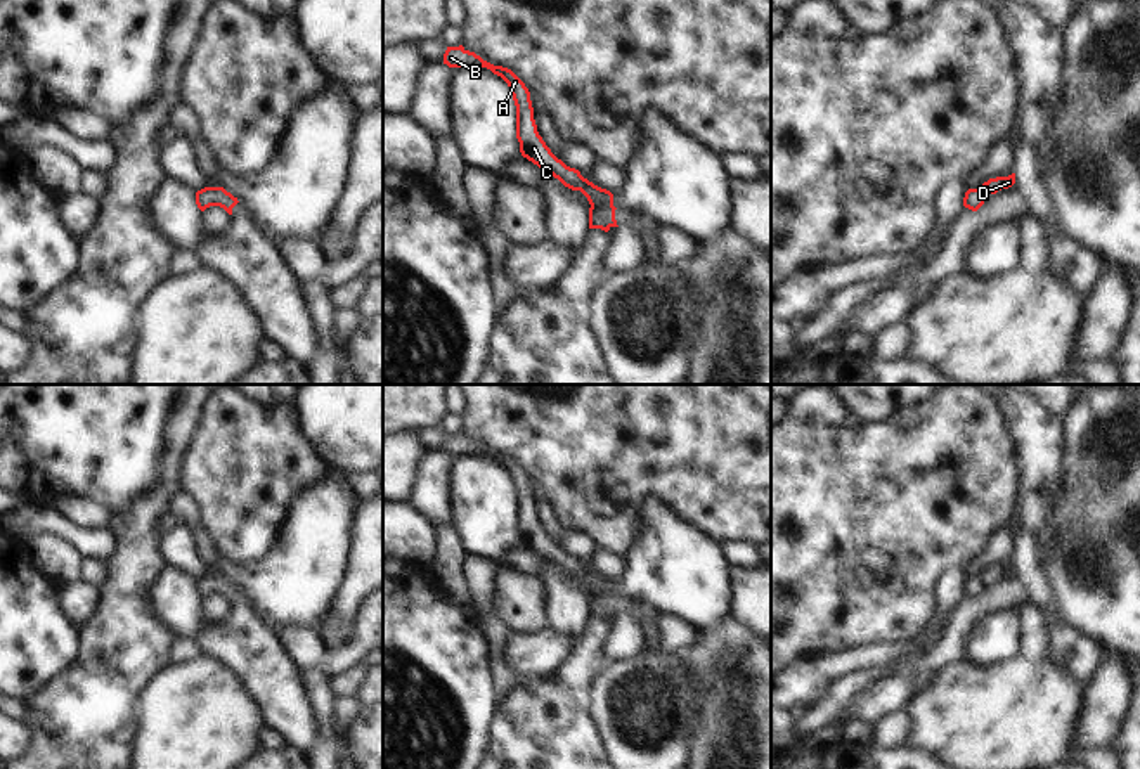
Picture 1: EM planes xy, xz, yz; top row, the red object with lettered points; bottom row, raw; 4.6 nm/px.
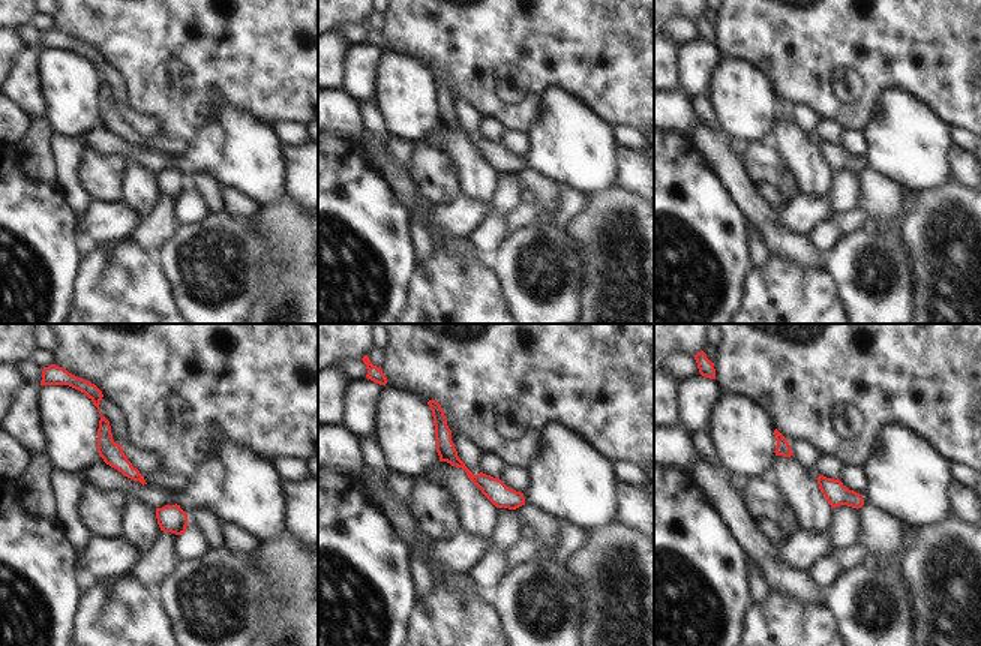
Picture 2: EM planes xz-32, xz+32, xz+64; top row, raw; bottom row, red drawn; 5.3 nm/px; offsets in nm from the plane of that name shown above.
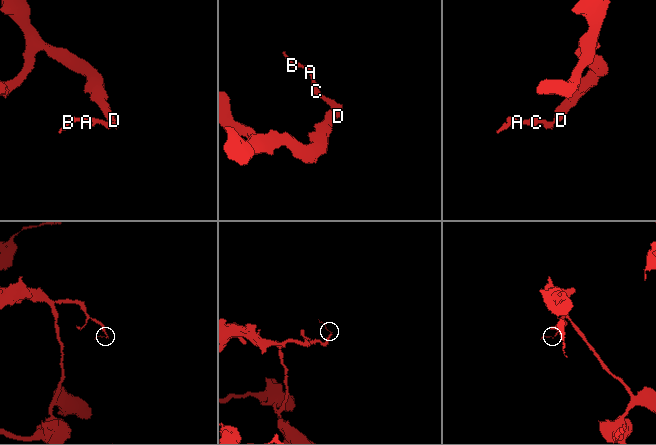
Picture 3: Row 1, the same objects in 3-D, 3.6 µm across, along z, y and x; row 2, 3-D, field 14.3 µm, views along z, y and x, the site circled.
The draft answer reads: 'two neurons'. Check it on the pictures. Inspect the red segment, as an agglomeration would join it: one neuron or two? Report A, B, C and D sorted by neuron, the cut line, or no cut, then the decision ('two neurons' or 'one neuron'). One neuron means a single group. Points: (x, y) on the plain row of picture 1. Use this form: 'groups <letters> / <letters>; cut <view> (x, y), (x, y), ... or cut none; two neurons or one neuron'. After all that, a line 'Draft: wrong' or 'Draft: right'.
groups A B C / D; cut xz (612, 591), (591, 596); two neurons
Draft: right

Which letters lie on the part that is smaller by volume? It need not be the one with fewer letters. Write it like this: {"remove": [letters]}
{"remove": ["A", "B", "C"]}

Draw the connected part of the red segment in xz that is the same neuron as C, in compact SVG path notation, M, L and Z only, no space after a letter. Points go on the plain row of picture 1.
M463 433L447 435L444 452L449 456L487 456L501 464L508 471L516 494L516 527L521 544L558 566L565 575L580 578L587 585L591 596L606 596L613 592L613 582L610 578L594 573L584 566L579 558L567 554L551 540L537 520L530 480L511 457L494 454L475 440L466 438Z

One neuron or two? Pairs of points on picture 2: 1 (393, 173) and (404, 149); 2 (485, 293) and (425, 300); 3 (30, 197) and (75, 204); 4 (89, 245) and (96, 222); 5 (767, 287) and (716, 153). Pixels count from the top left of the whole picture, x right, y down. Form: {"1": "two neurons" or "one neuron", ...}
{"1": "two neurons", "2": "one neuron", "3": "two neurons", "4": "two neurons", "5": "two neurons"}

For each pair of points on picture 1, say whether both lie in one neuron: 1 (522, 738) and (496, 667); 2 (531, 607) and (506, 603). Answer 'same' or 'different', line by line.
1: different
2: same

